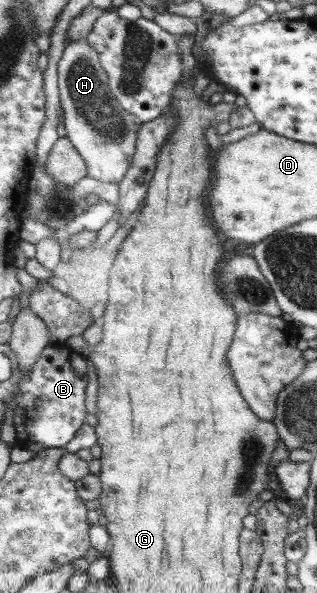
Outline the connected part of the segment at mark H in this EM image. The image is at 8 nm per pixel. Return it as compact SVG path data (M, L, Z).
M85 38L71 41L62 49L61 57L57 62L59 108L63 112L62 124L65 128L65 137L85 162L87 176L104 183L120 183L125 178L125 172L133 163L135 145L137 144L137 130L141 123L125 109L120 108L120 105L113 99L107 85L108 77L101 67L98 57L98 53L86 44Z

